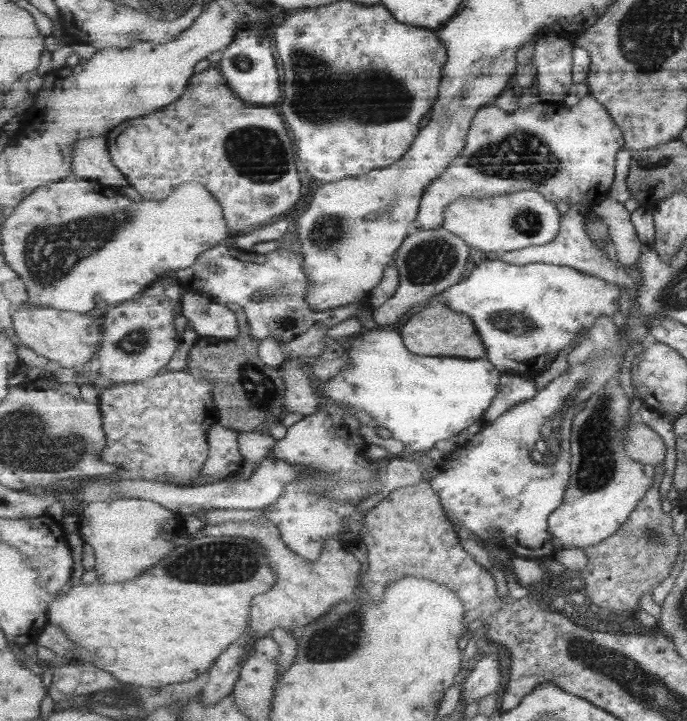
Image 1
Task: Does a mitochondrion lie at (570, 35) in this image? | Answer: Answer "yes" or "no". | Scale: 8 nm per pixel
no

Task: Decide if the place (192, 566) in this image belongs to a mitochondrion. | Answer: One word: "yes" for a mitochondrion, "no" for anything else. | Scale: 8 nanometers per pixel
yes

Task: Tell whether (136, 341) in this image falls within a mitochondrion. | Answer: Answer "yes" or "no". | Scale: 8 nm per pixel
yes

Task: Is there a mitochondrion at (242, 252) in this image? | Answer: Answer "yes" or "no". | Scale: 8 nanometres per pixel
no

